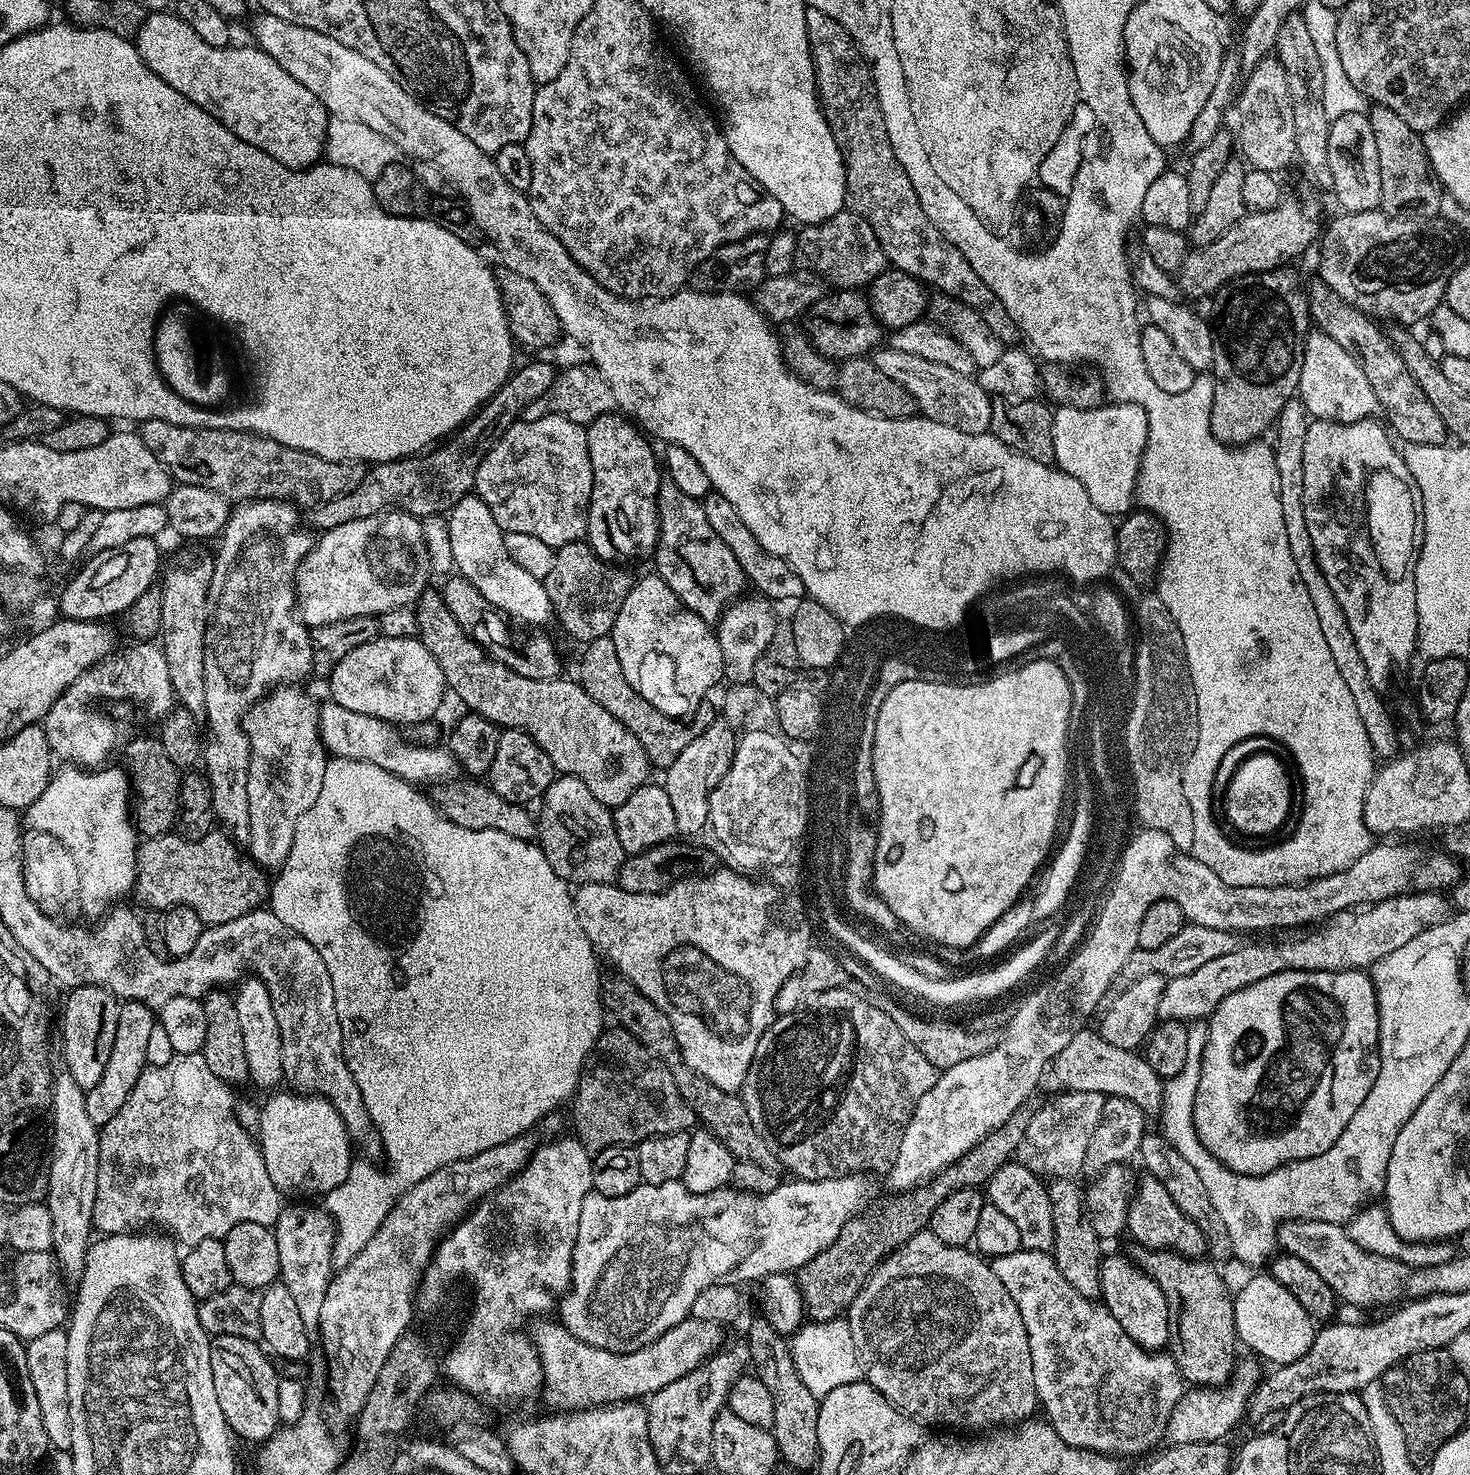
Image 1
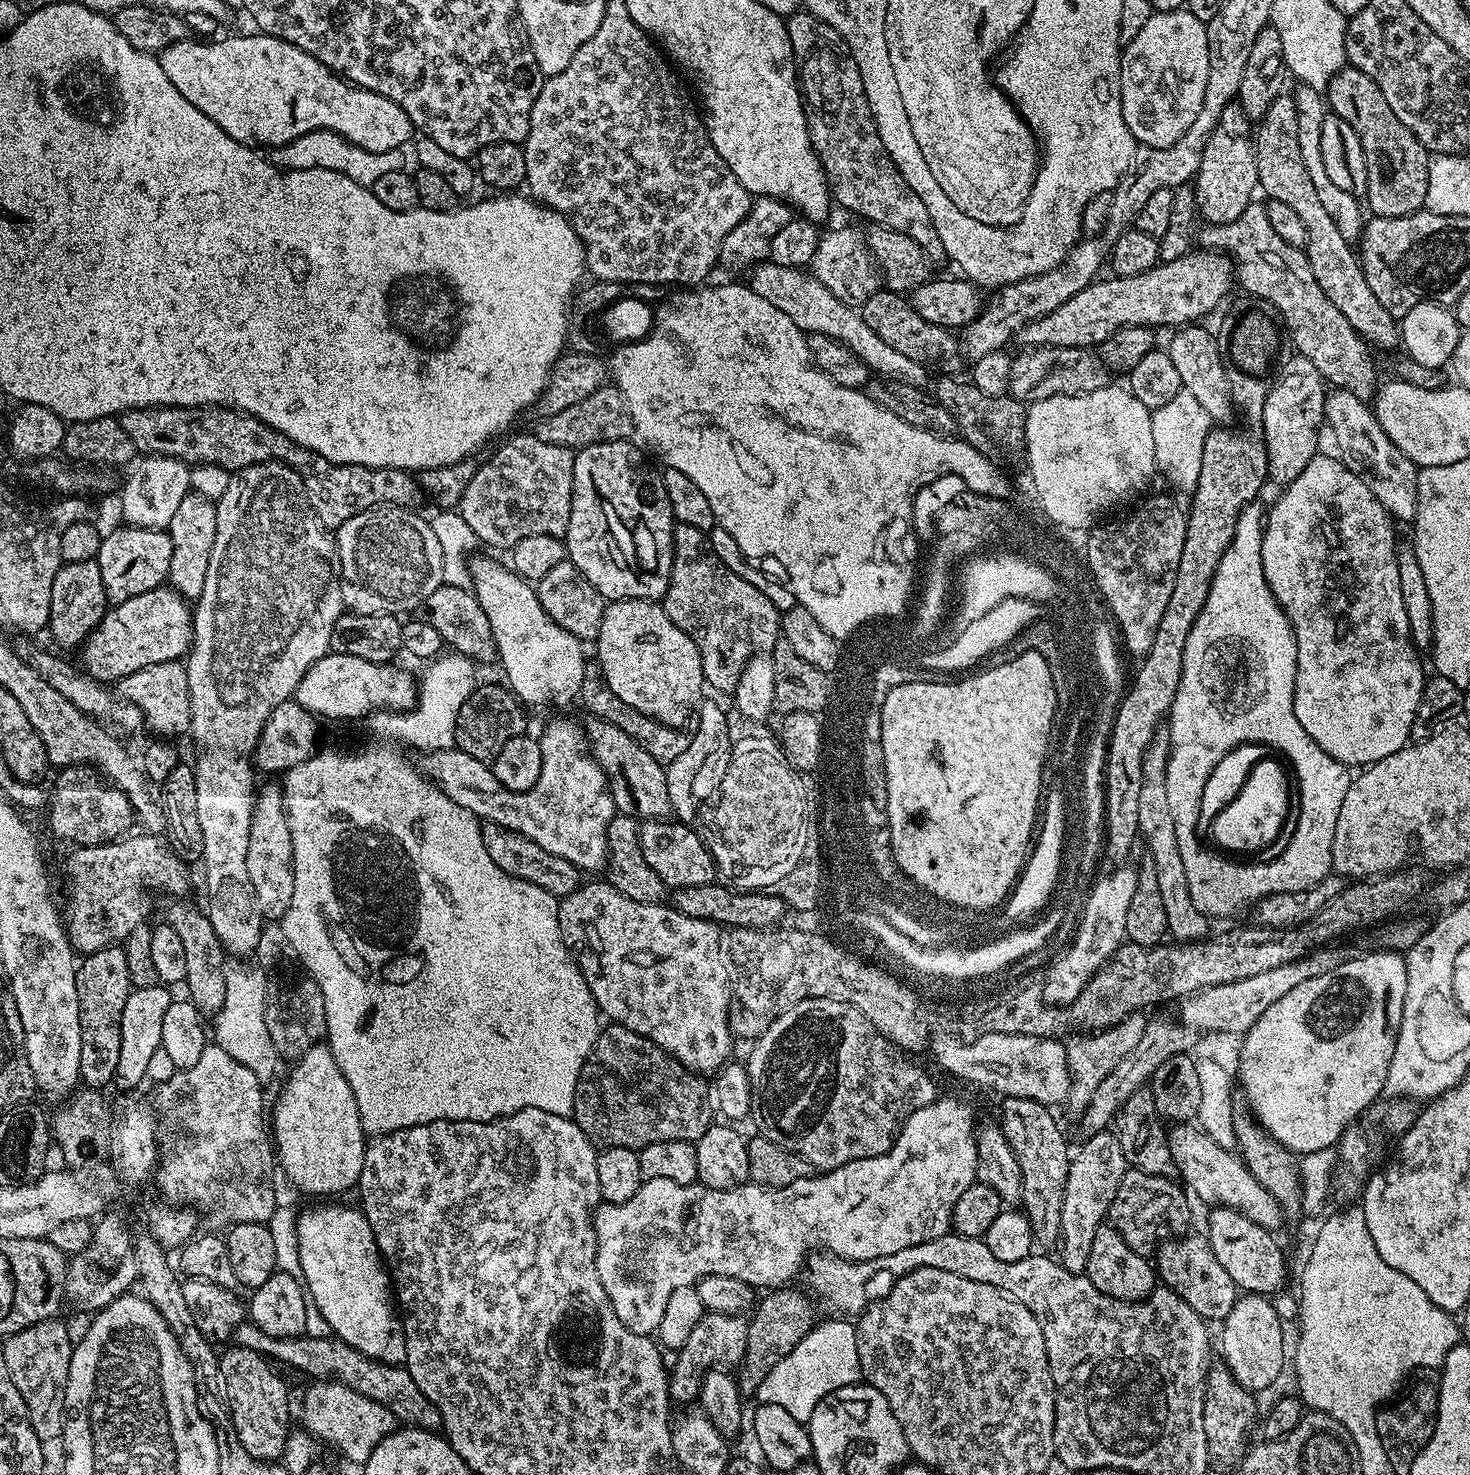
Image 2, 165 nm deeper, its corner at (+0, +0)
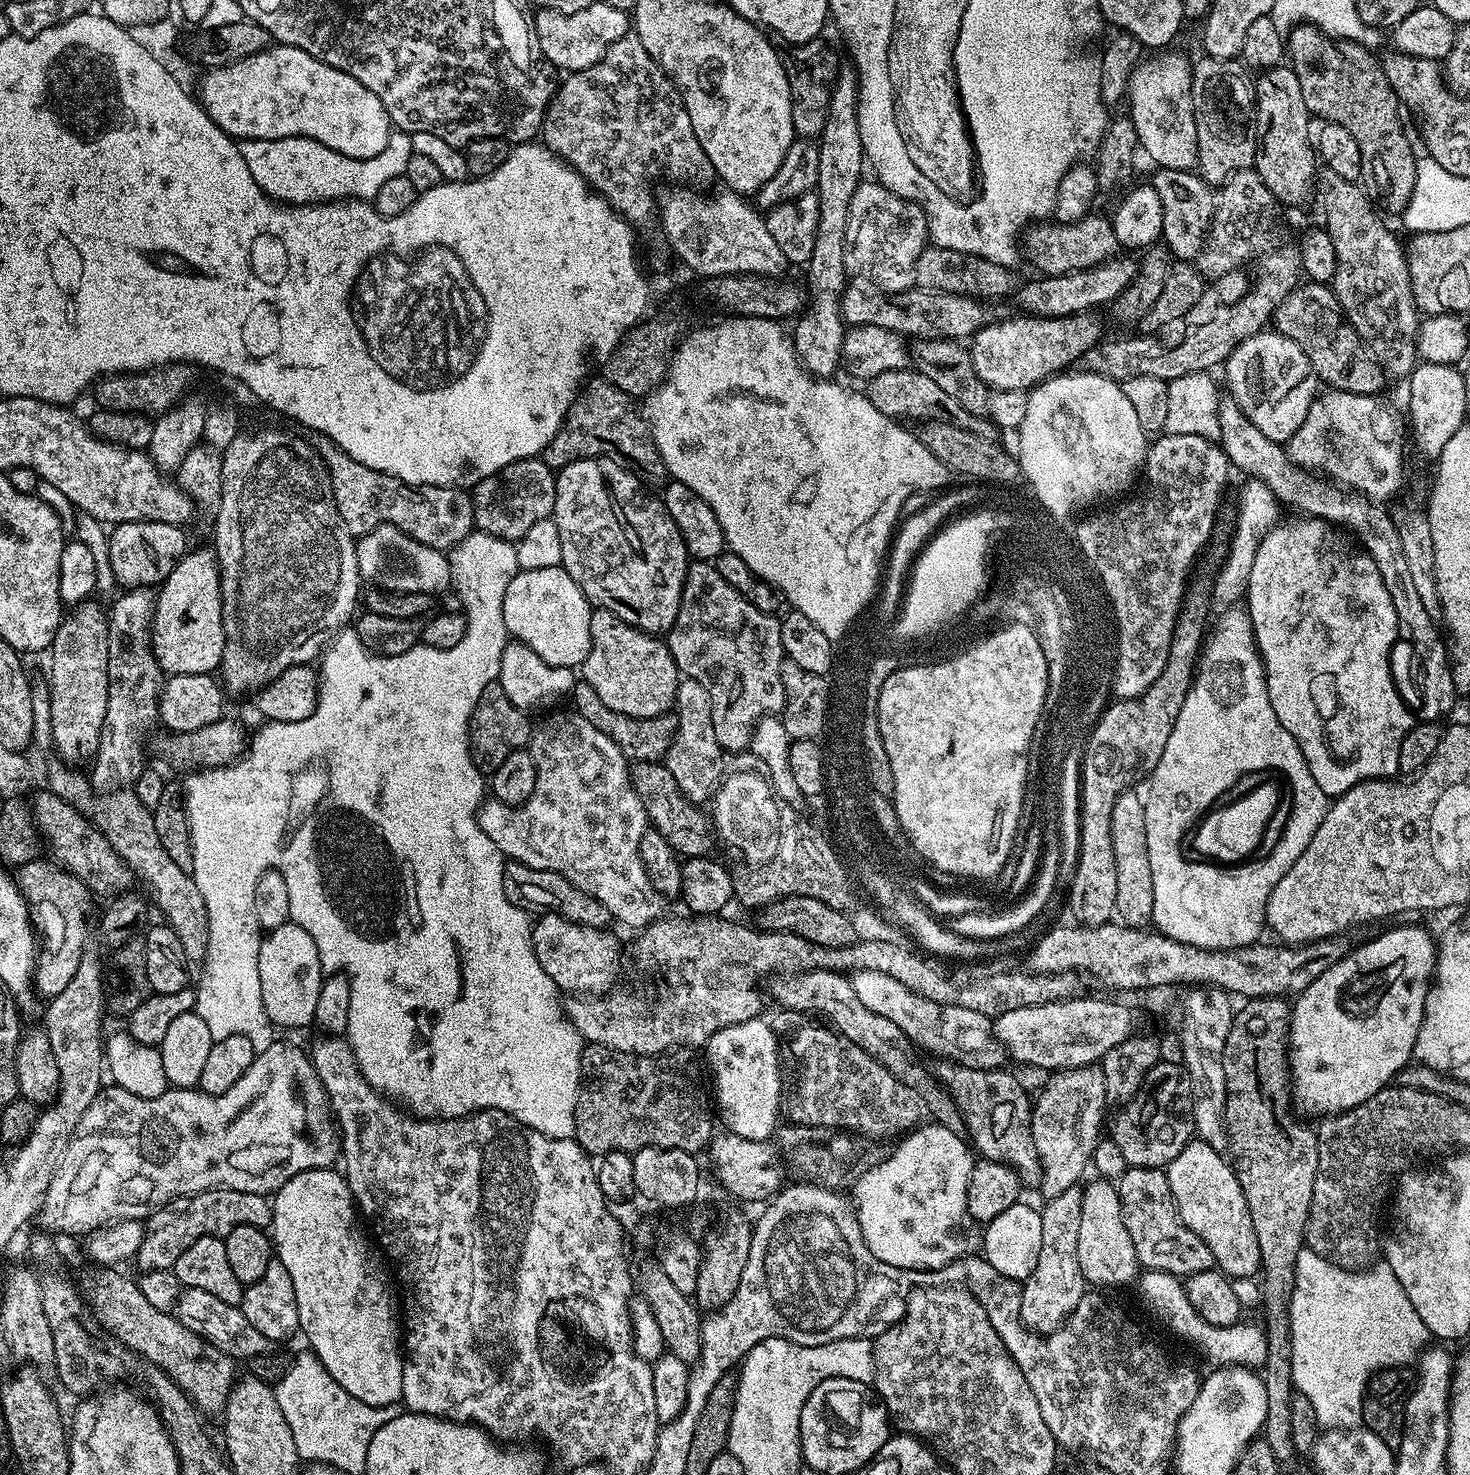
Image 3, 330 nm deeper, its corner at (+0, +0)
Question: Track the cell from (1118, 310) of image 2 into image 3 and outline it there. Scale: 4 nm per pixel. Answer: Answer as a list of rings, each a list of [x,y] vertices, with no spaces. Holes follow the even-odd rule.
[[[1087,312],[1076,316],[1016,316],[1014,320],[997,319],[971,337],[974,370],[978,370],[978,378],[989,389],[1031,390],[1043,380],[1071,369],[1075,360],[1083,361],[1087,352],[1102,340],[1099,322]]]

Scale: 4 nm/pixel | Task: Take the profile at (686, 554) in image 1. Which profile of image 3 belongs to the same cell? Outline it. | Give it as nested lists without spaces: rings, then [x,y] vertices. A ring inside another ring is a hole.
[[[691,561],[689,563],[687,577],[684,579],[682,598],[680,599],[680,606],[678,608],[678,616],[675,619],[674,626],[672,626],[669,632],[667,632],[666,634],[666,643],[667,643],[668,649],[671,652],[671,656],[675,660],[676,668],[679,669],[679,671],[681,672],[681,675],[685,679],[698,682],[698,684],[702,686],[704,690],[707,691],[710,697],[711,716],[720,716],[720,720],[724,720],[724,716],[728,716],[728,712],[736,712],[736,708],[732,708],[732,700],[736,700],[736,692],[740,692],[740,688],[744,688],[744,680],[774,680],[774,681],[778,680],[779,678],[781,678],[781,662],[786,658],[784,655],[784,647],[782,646],[780,620],[777,617],[775,618],[772,617],[772,614],[769,611],[766,611],[765,609],[757,607],[755,603],[753,603],[747,597],[744,597],[740,591],[734,590],[734,588],[730,586],[730,584],[726,582],[724,578],[722,578],[721,574],[718,573],[715,563],[712,563],[711,561]]]

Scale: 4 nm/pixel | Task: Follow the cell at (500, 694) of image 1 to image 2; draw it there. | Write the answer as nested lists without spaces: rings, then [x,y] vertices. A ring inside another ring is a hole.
[[[595,718],[587,721],[586,736],[590,741],[590,751],[600,764],[600,769],[608,776],[608,783],[612,793],[612,801],[616,803],[616,811],[622,816],[635,816],[637,821],[663,820],[672,816],[670,806],[670,790],[666,790],[666,768],[665,765],[658,763],[630,734],[625,734],[623,730],[618,730],[618,726],[613,726],[611,722],[597,720]]]

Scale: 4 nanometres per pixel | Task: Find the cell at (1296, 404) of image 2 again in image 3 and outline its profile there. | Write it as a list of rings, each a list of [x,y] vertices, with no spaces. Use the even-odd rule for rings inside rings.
[[[1261,330],[1246,338],[1222,365],[1231,399],[1266,438],[1287,442],[1306,419],[1311,402],[1318,395],[1318,381],[1310,358],[1290,338],[1275,330]]]

